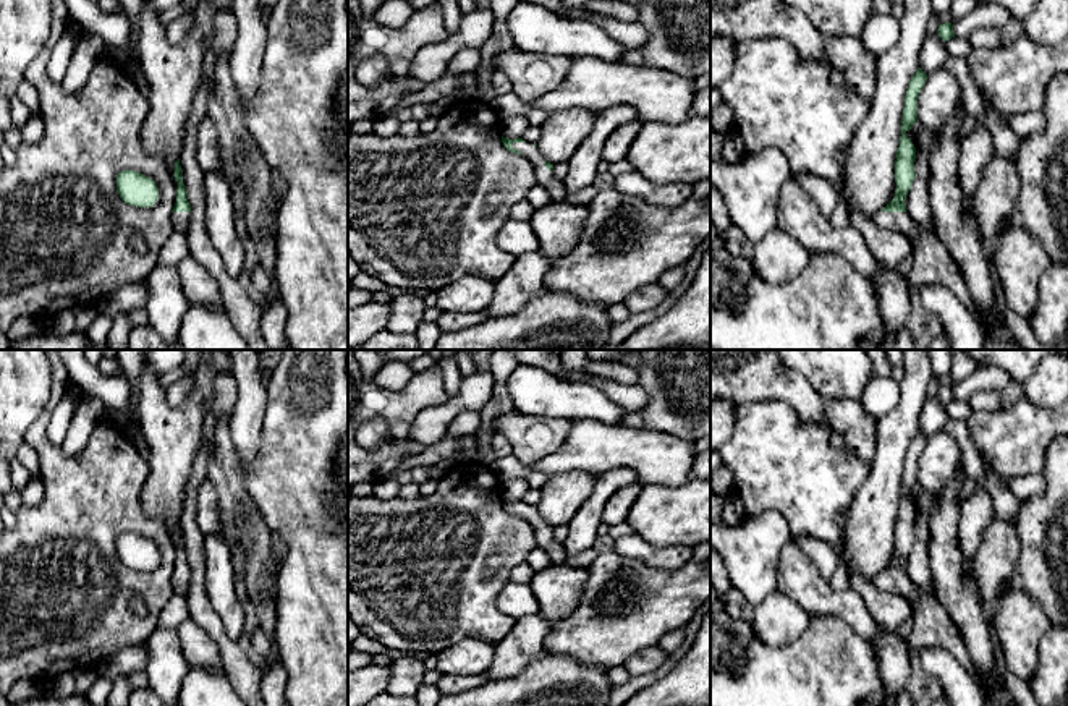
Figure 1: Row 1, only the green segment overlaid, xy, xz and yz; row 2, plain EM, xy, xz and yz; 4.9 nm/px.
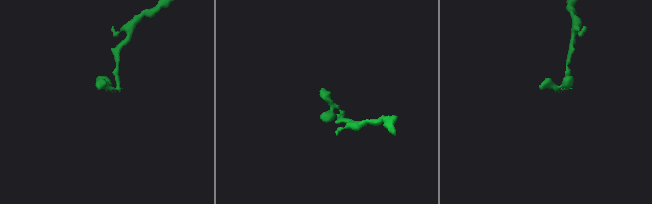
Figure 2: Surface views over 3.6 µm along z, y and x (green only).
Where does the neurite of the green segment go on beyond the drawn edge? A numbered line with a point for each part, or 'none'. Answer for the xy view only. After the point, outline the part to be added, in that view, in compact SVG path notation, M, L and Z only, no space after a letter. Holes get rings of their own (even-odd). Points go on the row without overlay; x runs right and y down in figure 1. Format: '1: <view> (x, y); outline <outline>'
1: xy (180, 583); outline M173 575L172 578L173 593L186 598L189 589L189 581L191 581L189 575Z

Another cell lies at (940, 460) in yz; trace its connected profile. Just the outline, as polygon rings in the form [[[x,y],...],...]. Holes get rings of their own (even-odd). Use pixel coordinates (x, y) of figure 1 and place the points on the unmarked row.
[[[945,429],[927,437],[918,461],[918,484],[932,492],[943,489],[963,470],[961,450]]]

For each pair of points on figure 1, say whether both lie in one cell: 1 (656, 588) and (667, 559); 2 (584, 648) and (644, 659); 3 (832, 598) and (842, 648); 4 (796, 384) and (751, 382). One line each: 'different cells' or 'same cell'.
1: different cells
2: different cells
3: different cells
4: same cell

